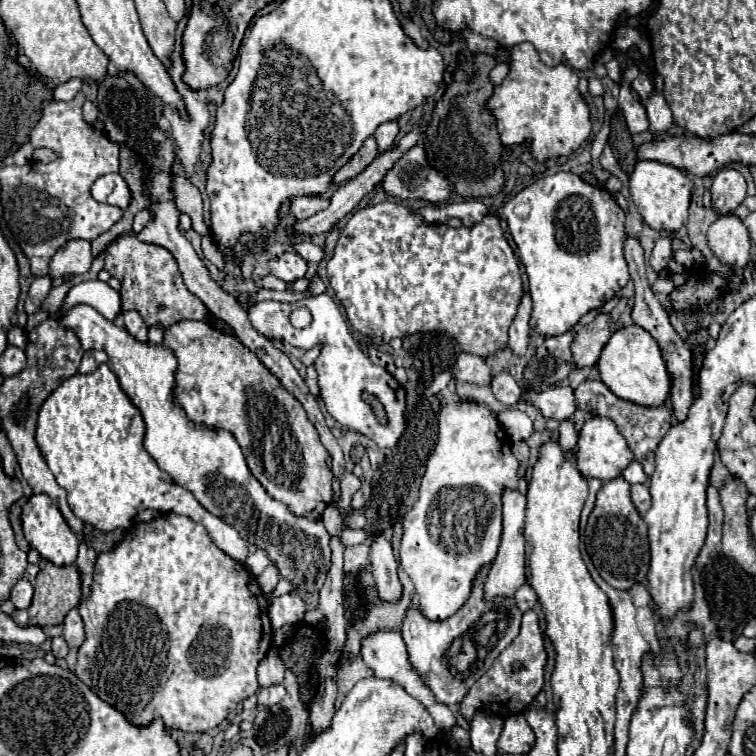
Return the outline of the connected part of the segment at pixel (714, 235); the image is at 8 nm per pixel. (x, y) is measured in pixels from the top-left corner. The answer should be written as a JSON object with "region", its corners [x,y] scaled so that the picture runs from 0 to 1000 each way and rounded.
{"region":[[[952,284],[937,303],[937,327],[955,351],[984,356],[995,343],[989,303],[974,284]]]}

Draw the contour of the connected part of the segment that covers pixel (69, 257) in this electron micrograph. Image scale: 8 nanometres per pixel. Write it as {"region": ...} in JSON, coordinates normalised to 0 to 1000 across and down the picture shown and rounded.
{"region":[[[98,316],[95,321],[87,321],[79,327],[63,351],[63,366],[87,366],[87,364],[106,364],[119,356],[122,348],[122,332],[119,332],[119,319],[111,316]]]}

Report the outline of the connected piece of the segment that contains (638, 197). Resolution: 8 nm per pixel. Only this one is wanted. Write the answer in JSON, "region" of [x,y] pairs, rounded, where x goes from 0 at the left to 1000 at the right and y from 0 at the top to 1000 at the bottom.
{"region":[[[844,213],[839,226],[833,229],[833,261],[839,271],[844,269],[844,279],[854,298],[868,306],[897,306],[910,287],[913,261],[915,261],[915,239],[910,231],[889,218],[873,213]]]}

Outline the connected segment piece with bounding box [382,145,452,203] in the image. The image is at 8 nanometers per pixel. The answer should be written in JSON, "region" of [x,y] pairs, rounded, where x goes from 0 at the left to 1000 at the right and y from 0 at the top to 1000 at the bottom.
{"region":[[[556,192],[545,194],[513,226],[505,242],[508,253],[526,263],[563,263],[569,269],[590,269],[598,258],[598,245],[563,213]]]}

